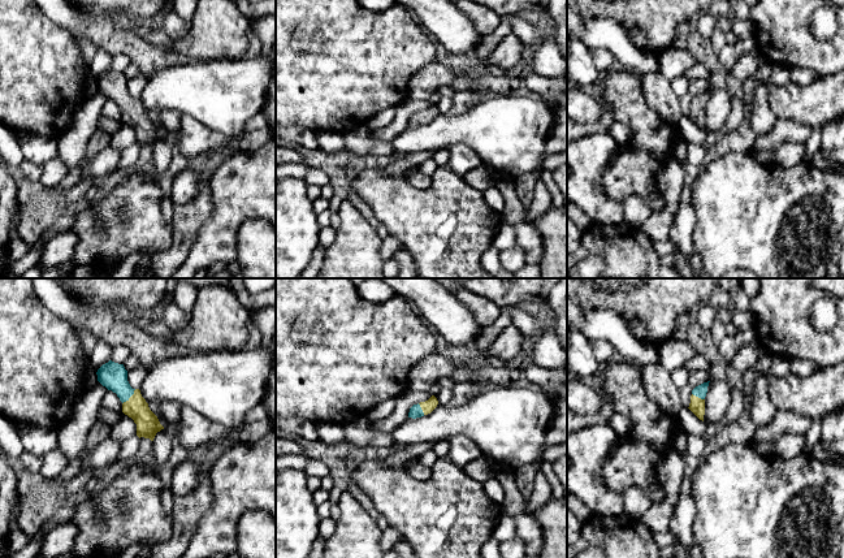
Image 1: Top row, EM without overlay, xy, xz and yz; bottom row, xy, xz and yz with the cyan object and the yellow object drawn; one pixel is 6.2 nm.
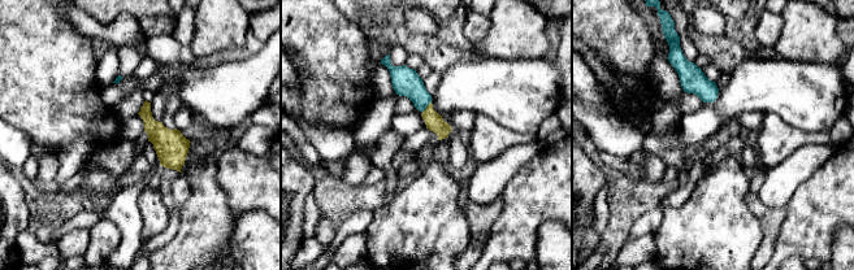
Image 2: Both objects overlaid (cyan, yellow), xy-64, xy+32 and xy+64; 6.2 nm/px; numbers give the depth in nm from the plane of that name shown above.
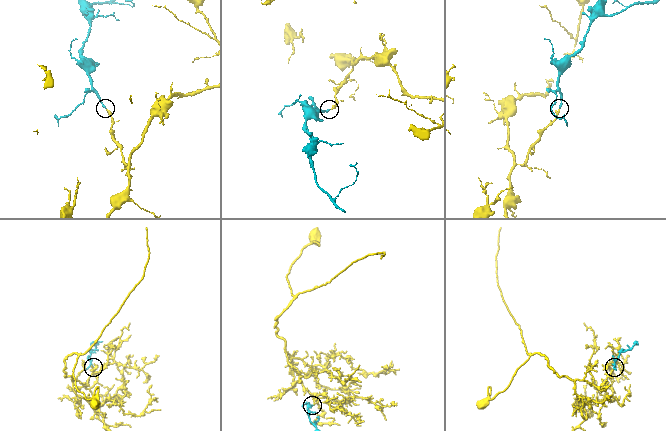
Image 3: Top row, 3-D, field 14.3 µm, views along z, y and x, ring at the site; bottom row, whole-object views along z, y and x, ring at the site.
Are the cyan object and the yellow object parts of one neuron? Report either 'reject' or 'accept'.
accept

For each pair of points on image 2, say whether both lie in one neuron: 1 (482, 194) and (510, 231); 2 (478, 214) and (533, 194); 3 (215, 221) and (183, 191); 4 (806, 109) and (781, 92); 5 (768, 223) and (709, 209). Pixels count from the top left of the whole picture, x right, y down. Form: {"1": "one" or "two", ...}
{"1": "two", "2": "two", "3": "two", "4": "one", "5": "two"}

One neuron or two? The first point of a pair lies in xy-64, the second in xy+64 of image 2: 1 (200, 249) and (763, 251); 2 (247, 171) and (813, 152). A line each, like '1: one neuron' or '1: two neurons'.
1: one neuron
2: two neurons

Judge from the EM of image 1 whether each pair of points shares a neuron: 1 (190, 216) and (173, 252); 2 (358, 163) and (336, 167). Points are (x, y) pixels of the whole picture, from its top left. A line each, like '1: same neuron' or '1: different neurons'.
1: same neuron
2: same neuron

